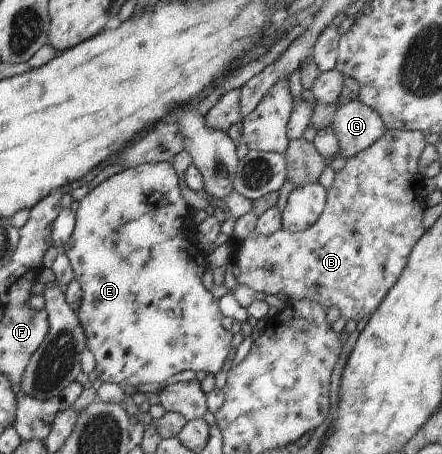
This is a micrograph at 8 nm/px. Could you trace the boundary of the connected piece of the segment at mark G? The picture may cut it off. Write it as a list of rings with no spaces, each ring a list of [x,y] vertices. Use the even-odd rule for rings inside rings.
[[[358,99],[336,103],[331,127],[338,139],[338,155],[345,159],[370,148],[387,131],[380,116]]]

